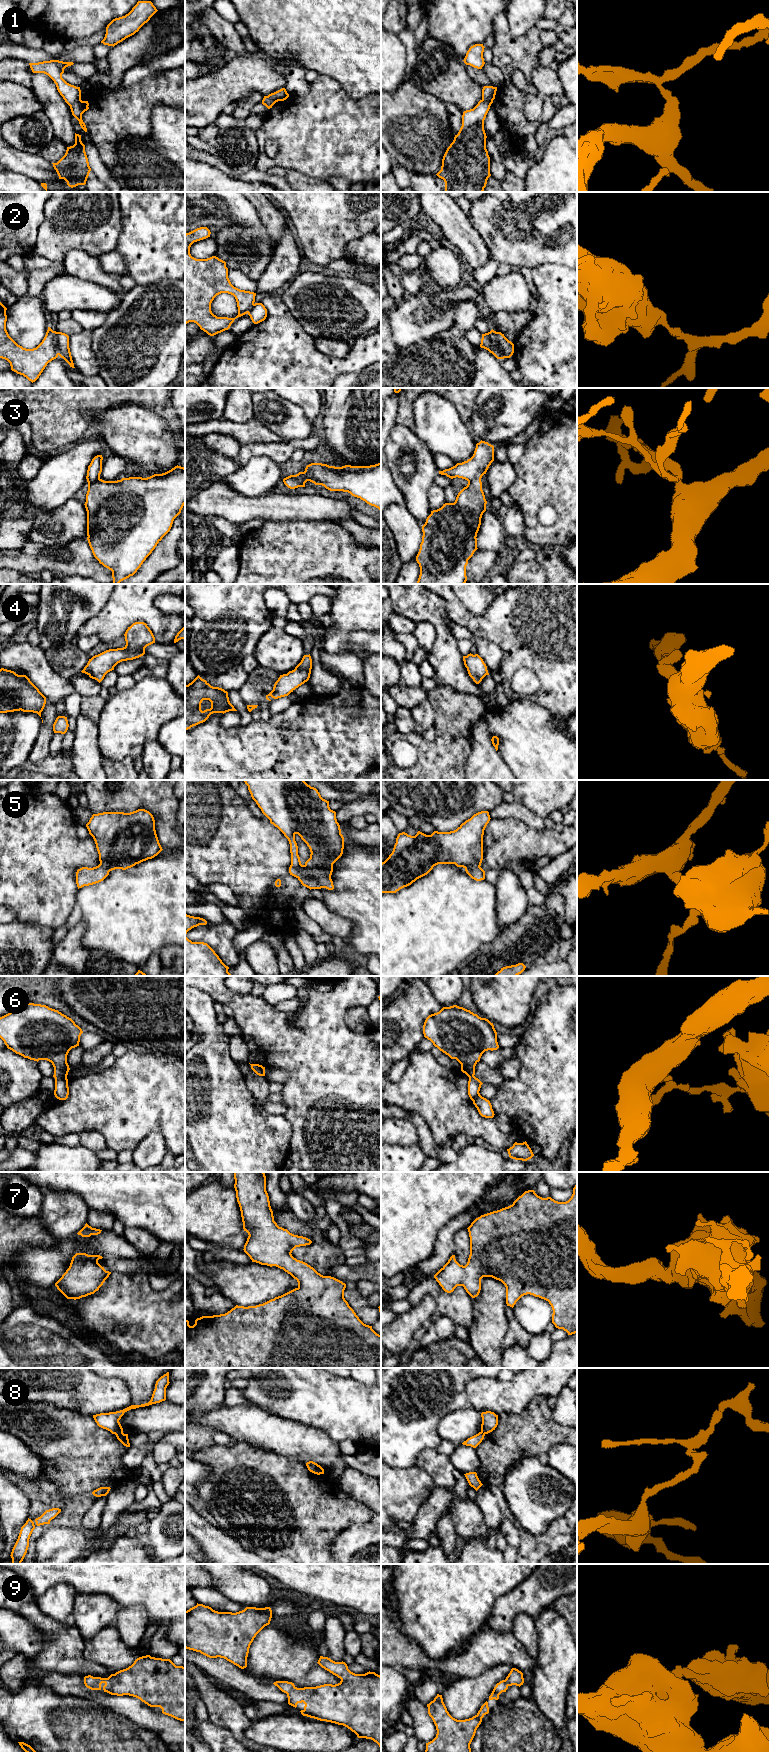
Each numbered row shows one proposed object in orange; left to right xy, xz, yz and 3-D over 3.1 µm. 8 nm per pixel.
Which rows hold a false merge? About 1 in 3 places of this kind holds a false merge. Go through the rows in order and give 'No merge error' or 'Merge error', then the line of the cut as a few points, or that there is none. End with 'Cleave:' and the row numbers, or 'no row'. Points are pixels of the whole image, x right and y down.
1: Merge error. Split along xy (80, 98), (69, 105)
2: Merge error. Split along yz (494, 331), (496, 349), (502, 358)
3: No merge error. No split
4: No merge error. No split
5: No merge error. No split
6: Merge error. Split along xy (66, 1074), (55, 1078)
7: No merge error. No split
8: Merge error. Split along xy (122, 1432), (116, 1435)
9: No merge error. No split
Cleave: 1, 2, 6, 8

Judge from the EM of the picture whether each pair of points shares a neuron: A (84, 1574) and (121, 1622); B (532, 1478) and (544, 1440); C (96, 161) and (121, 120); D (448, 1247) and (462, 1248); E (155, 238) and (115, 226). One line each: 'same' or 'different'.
A: different
B: different
C: different
D: different
E: different

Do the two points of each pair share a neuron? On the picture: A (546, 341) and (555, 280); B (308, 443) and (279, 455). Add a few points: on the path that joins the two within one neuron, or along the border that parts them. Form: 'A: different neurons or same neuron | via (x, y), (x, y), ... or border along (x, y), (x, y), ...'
A: same neuron | via (555, 326), (555, 295)
B: same neuron | via (301, 444), (295, 444), (286, 449)

